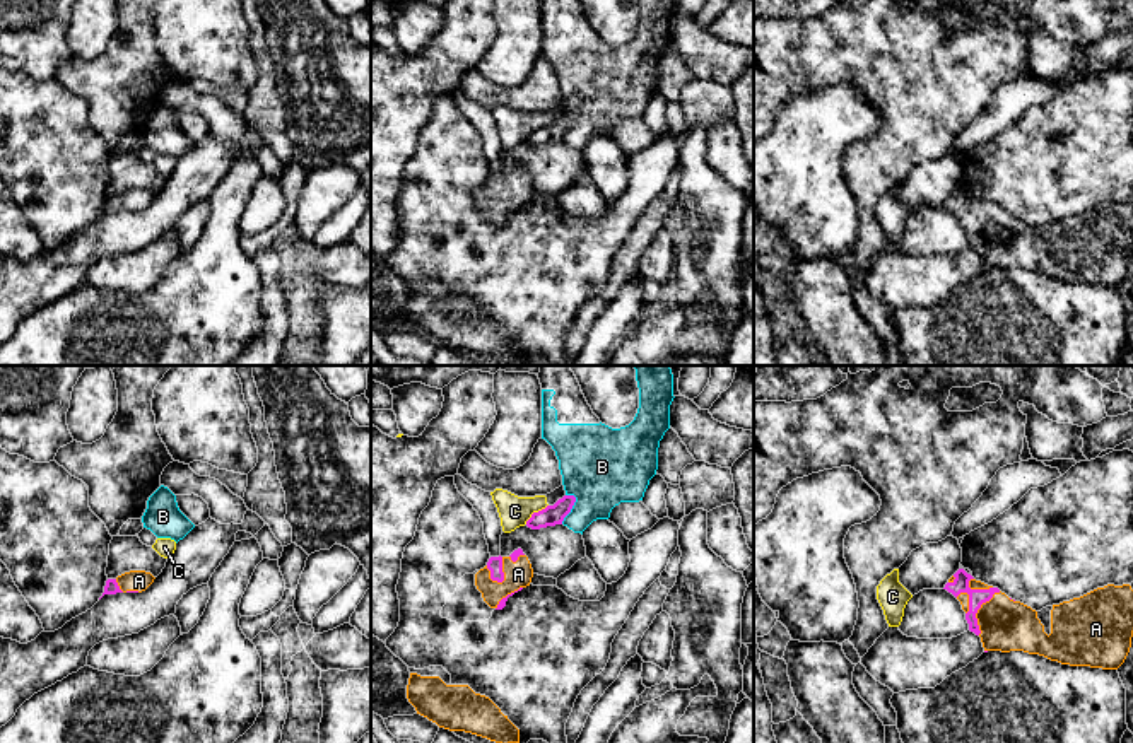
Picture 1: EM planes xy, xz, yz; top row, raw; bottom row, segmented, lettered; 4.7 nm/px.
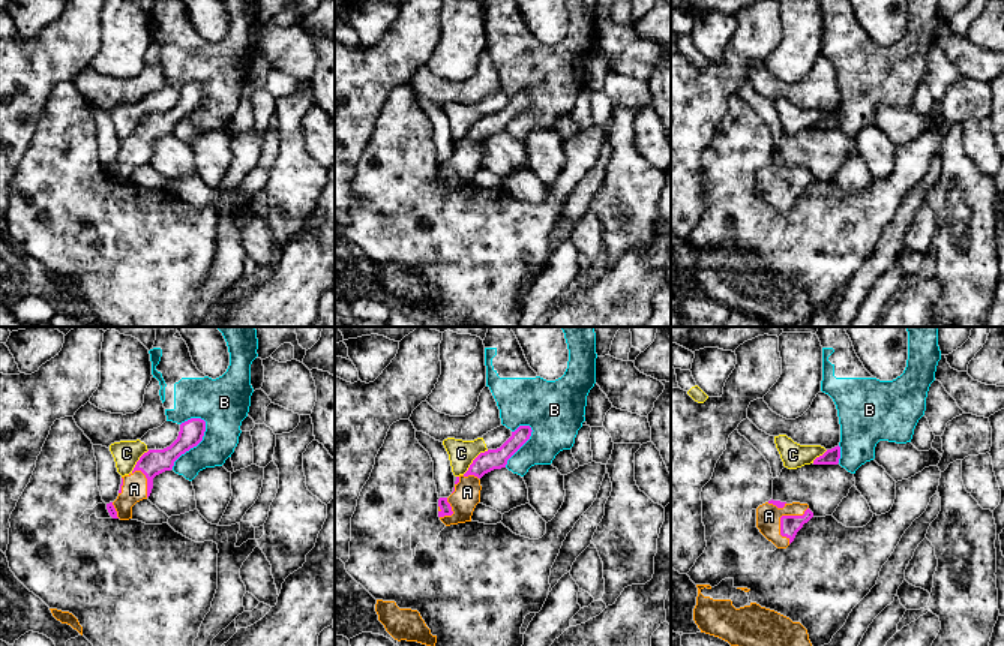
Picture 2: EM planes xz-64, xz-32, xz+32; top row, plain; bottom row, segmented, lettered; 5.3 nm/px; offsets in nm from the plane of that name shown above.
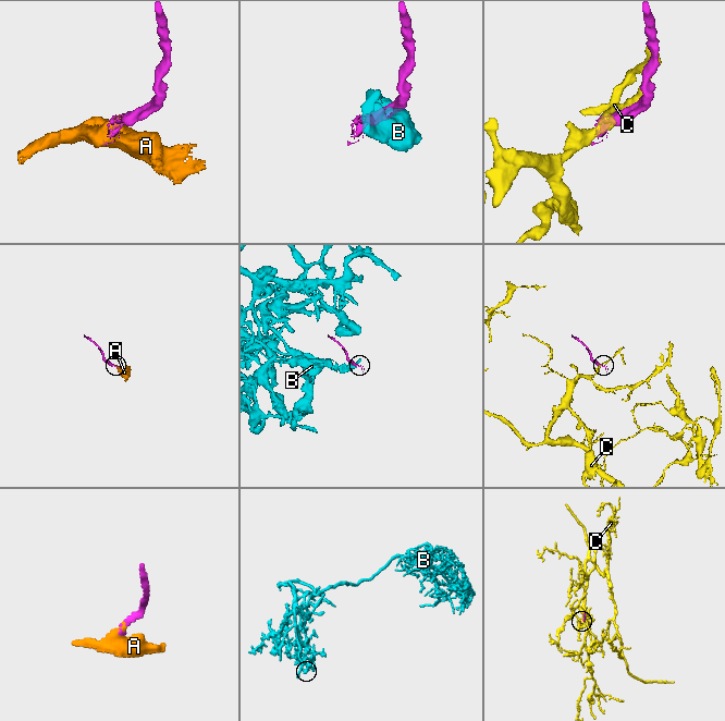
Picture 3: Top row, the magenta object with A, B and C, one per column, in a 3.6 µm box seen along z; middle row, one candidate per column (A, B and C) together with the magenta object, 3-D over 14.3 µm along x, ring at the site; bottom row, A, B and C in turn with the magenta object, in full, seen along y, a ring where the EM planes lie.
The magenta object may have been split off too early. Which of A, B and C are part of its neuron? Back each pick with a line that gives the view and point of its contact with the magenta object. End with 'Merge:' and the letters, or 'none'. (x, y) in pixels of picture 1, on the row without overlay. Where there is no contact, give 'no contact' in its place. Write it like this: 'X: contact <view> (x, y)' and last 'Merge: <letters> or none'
A: contact yz (978, 226)
Merge: A

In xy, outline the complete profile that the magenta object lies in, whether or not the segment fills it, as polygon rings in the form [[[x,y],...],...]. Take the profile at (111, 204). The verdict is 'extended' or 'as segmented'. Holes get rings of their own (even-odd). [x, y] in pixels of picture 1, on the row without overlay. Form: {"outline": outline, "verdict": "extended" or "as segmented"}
{"outline": [[[130,188],[116,196],[108,196],[103,214],[116,210],[142,210],[154,200],[154,196],[156,195],[150,190]]], "verdict": "extended"}

